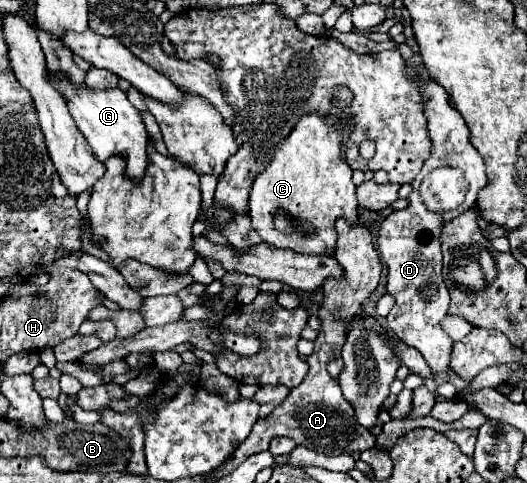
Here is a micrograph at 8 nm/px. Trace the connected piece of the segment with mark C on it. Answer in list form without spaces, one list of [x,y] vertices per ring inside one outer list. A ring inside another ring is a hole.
[[[307,114],[297,122],[295,132],[287,136],[287,142],[279,146],[273,162],[255,180],[249,198],[251,226],[263,242],[275,248],[291,248],[301,254],[333,256],[337,242],[335,220],[345,218],[347,224],[355,224],[357,220],[357,196],[351,180],[353,170],[343,154],[343,146],[347,142],[347,138],[341,136],[343,130],[347,130],[347,124],[329,122],[329,118],[323,118],[321,114]],[[277,212],[299,222],[309,222],[315,232],[279,232],[273,224]]]

